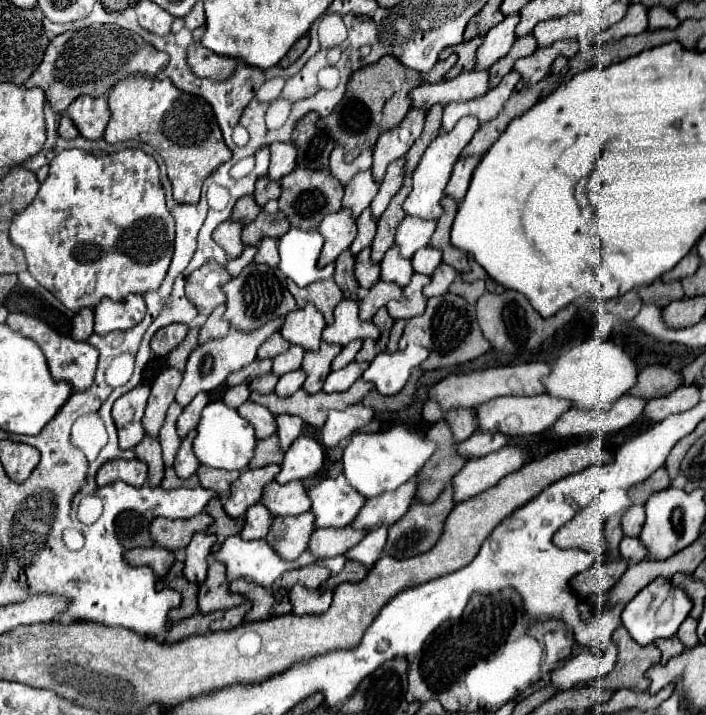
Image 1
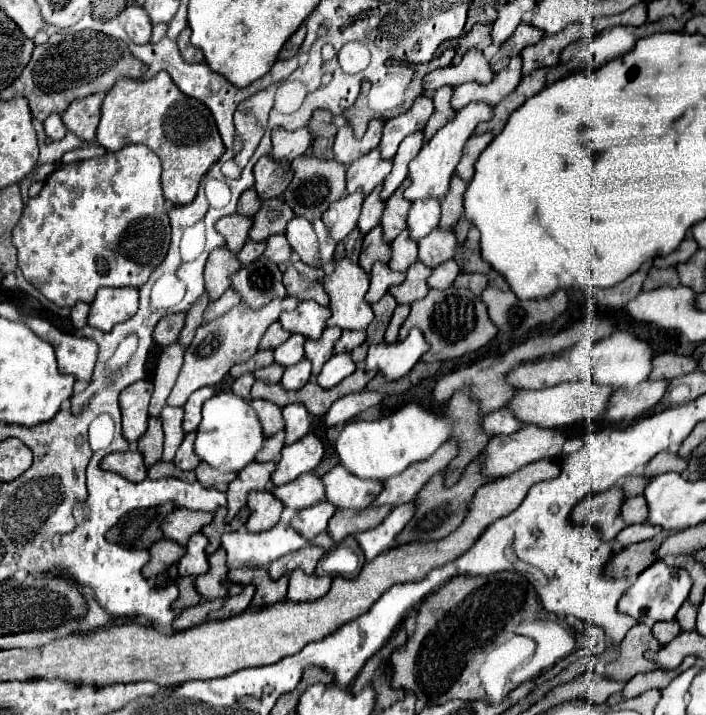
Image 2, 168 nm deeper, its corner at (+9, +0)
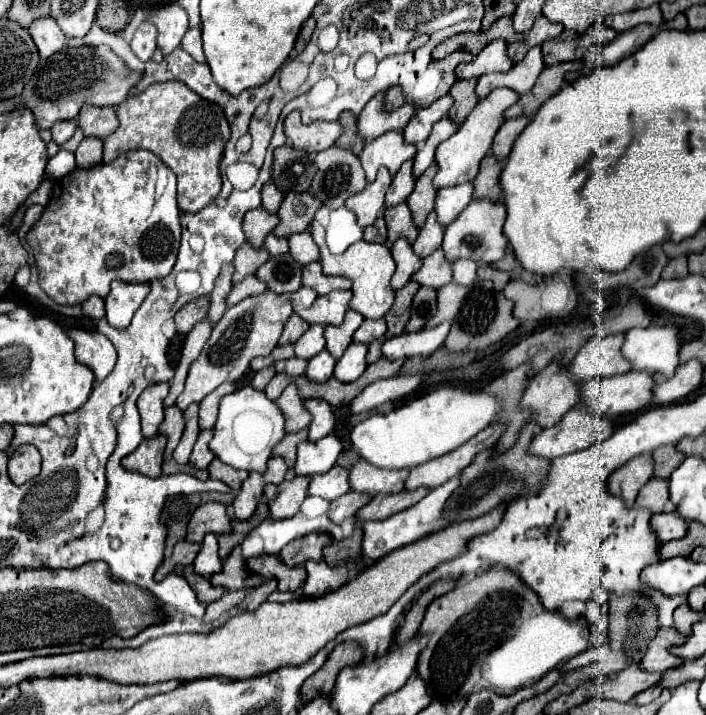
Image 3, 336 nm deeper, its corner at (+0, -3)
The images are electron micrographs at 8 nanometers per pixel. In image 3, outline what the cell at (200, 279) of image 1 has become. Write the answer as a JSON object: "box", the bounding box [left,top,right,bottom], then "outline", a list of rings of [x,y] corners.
{"box":[234,243,270,283],"outline":[[[244,243],[238,251],[236,251],[236,257],[234,257],[234,283],[240,283],[246,275],[254,275],[258,271],[258,267],[262,263],[266,263],[270,259],[270,253],[260,247],[260,249],[254,249],[250,243]]]}

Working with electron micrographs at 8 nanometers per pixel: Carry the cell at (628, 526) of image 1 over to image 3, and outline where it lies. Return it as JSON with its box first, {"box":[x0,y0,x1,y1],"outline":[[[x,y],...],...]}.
{"box":[636,477,674,513],"outline":[[[652,477],[646,485],[642,485],[638,497],[636,497],[638,507],[646,507],[652,513],[660,511],[674,511],[674,503],[670,503],[670,491],[668,491],[668,479],[662,477]]]}

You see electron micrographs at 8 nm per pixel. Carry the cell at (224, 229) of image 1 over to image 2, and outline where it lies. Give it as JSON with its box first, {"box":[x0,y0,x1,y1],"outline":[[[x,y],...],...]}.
{"box":[215,214,251,254],"outline":[[[239,214],[225,216],[215,224],[215,230],[225,238],[225,246],[233,254],[237,254],[243,248],[243,244],[247,242],[249,228],[251,228],[251,218],[245,218]]]}

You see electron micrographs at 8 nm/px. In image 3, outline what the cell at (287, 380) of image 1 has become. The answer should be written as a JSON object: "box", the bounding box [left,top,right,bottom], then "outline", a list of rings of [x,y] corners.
{"box":[306,351,336,383],"outline":[[[320,351],[316,357],[312,357],[312,359],[308,361],[306,375],[308,375],[310,381],[324,383],[326,379],[332,377],[332,373],[334,373],[334,365],[336,365],[336,359],[334,359],[328,351]]]}

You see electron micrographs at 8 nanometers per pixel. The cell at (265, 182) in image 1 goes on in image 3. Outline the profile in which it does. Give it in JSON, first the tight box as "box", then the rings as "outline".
{"box":[272,145,314,193],"outline":[[[282,145],[274,151],[272,181],[284,193],[308,191],[314,179],[314,159],[306,151],[298,151],[290,145]]]}

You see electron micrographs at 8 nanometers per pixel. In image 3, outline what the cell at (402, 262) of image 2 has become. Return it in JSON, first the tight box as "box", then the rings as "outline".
{"box":[414,211,444,257],"outline":[[[432,211],[424,223],[424,227],[420,229],[418,239],[414,241],[414,251],[418,257],[428,257],[434,249],[438,249],[442,245],[442,235],[444,235],[444,227],[438,223],[436,213]]]}

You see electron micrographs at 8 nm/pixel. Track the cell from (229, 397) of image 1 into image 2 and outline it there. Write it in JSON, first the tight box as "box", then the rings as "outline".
{"box":[231,374,255,400],"outline":[[[251,374],[239,376],[239,378],[233,382],[233,388],[231,388],[231,390],[233,390],[235,396],[241,396],[243,400],[249,400],[249,390],[251,390],[253,382],[255,382],[255,378],[253,378]]]}

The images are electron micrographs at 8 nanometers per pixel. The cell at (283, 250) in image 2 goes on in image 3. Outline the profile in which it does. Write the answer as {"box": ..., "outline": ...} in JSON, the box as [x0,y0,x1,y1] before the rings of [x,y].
{"box":[290,231,318,265],"outline":[[[308,231],[304,233],[296,233],[290,239],[290,255],[300,263],[300,265],[308,265],[312,261],[318,261],[318,245],[314,243],[312,235]]]}

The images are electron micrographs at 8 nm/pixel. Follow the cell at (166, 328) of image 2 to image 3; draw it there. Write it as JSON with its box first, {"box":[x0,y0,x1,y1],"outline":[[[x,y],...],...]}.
{"box":[174,295,210,333],"outline":[[[208,295],[196,297],[194,301],[186,303],[174,317],[176,325],[178,325],[178,333],[188,333],[198,321],[202,321],[208,313],[208,307],[210,307],[210,297]]]}

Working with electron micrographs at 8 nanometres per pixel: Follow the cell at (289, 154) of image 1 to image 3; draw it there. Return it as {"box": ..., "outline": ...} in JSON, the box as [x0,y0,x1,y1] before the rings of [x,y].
{"box":[284,111,342,153],"outline":[[[292,111],[284,121],[284,131],[288,143],[294,145],[294,149],[318,153],[336,143],[336,139],[342,135],[342,125],[338,121],[314,121],[310,125],[304,125],[300,111]]]}

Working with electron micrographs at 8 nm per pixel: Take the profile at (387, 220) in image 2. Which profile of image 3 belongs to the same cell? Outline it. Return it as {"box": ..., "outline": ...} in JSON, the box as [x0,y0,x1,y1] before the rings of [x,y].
{"box":[408,163,438,227],"outline":[[[432,163],[432,165],[418,177],[412,195],[408,197],[408,205],[410,205],[410,211],[412,211],[414,223],[416,223],[418,227],[422,227],[422,223],[426,221],[426,217],[428,217],[430,211],[434,209],[434,199],[436,199],[438,189],[432,185],[432,179],[434,179],[436,171],[438,171],[438,167],[436,167],[436,163]]]}

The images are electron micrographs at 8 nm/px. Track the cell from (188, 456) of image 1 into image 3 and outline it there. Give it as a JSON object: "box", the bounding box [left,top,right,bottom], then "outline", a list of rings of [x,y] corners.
{"box":[190,429,214,469],"outline":[[[212,429],[200,431],[200,437],[198,437],[196,445],[194,445],[194,451],[192,451],[190,463],[192,463],[194,467],[198,467],[198,469],[206,469],[206,467],[210,465],[210,461],[214,459],[214,453],[212,453],[212,451],[210,451],[210,447],[208,447],[208,443],[210,443],[212,435],[214,435],[214,431],[212,431]]]}

